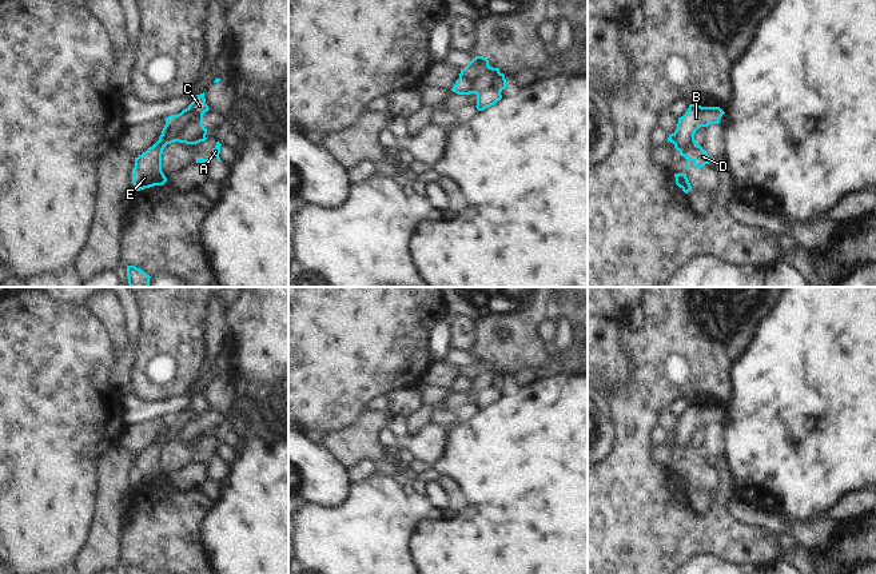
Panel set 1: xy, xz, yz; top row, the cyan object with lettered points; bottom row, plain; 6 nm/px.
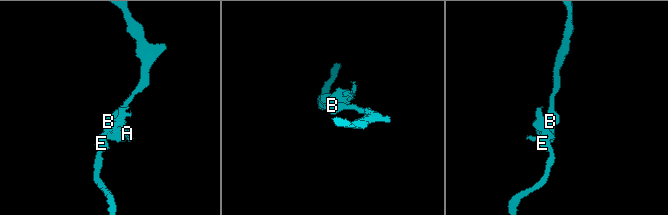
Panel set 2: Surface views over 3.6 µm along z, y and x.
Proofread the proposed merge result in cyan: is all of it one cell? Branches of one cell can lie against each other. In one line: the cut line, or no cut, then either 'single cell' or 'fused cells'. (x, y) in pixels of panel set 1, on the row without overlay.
no cut; single cell

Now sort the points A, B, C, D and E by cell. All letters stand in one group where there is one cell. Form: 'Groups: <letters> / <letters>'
Groups: A B C D E.

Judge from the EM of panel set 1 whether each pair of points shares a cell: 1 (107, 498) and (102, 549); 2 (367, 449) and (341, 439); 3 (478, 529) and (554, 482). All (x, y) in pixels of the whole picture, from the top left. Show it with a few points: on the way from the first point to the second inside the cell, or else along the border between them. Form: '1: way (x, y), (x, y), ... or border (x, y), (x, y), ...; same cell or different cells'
1: way (107, 510), (107, 537); same cell
2: way (361, 443), (347, 443); same cell
3: way (497, 529), (508, 529), (536, 501); same cell

